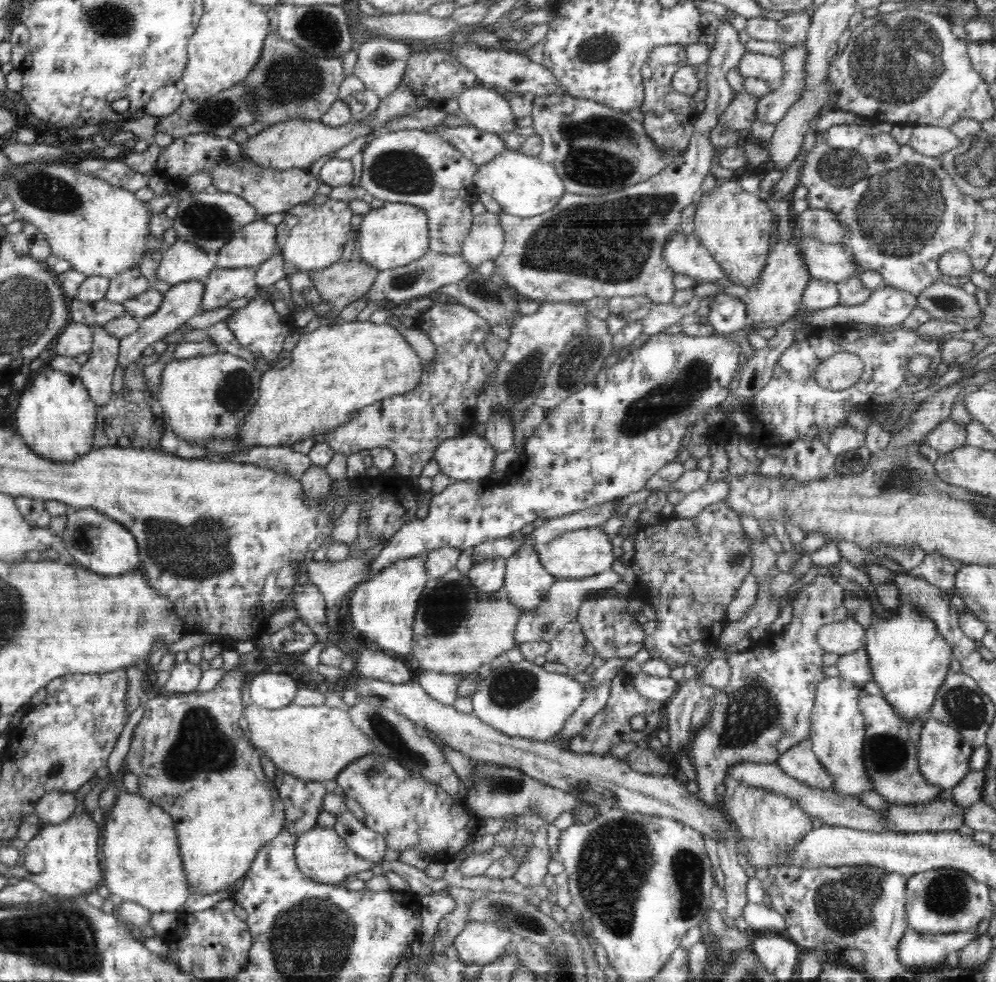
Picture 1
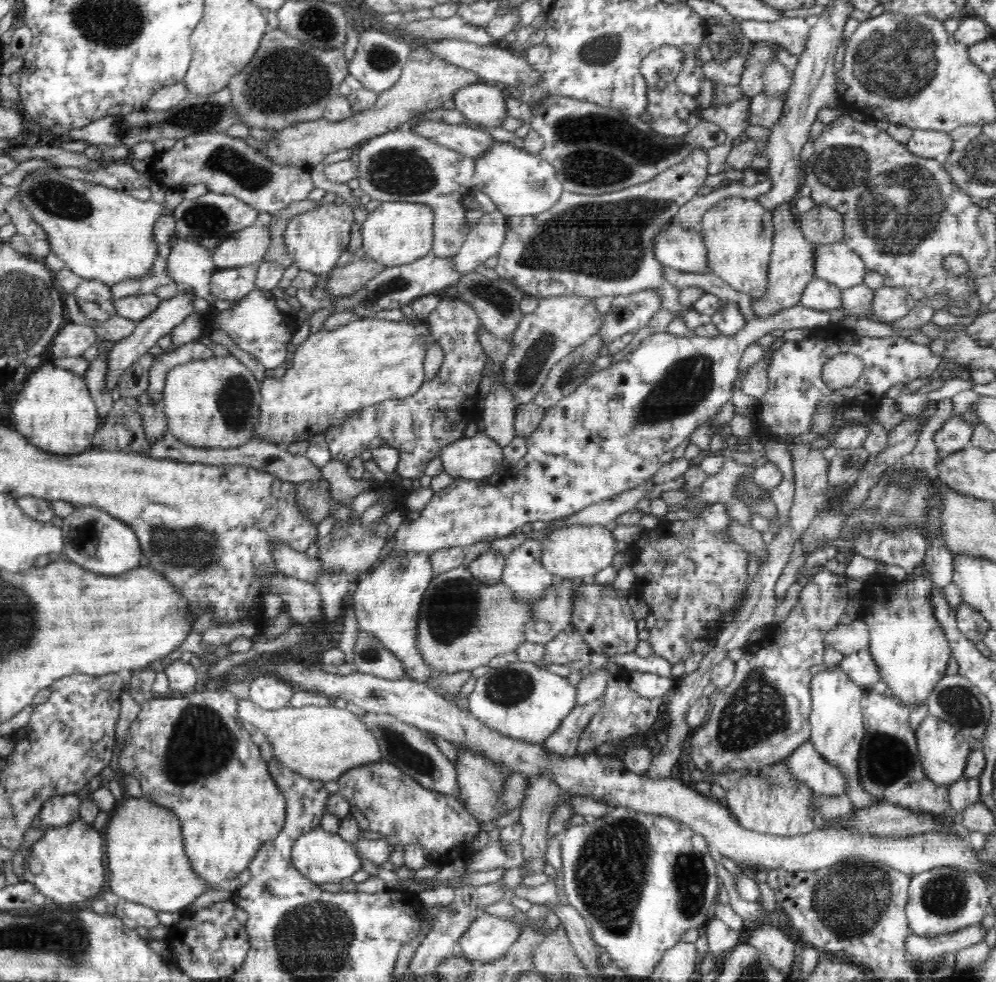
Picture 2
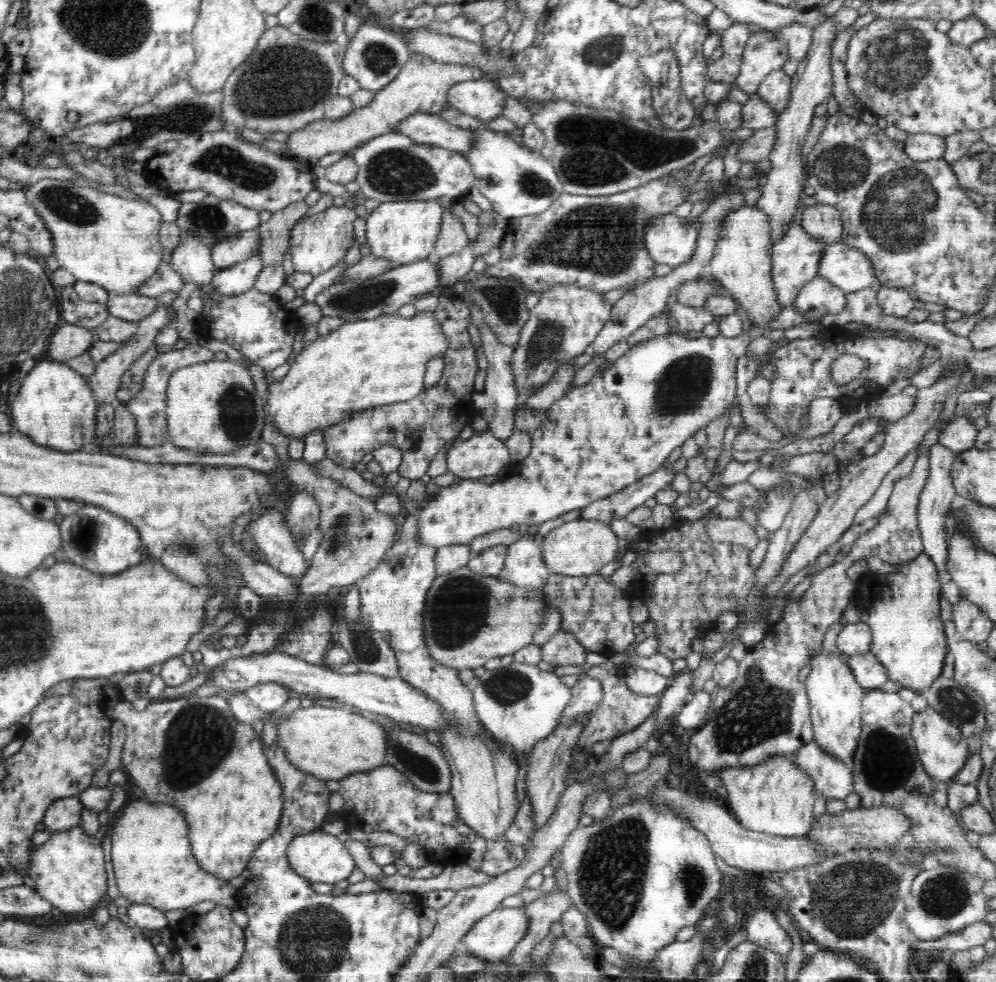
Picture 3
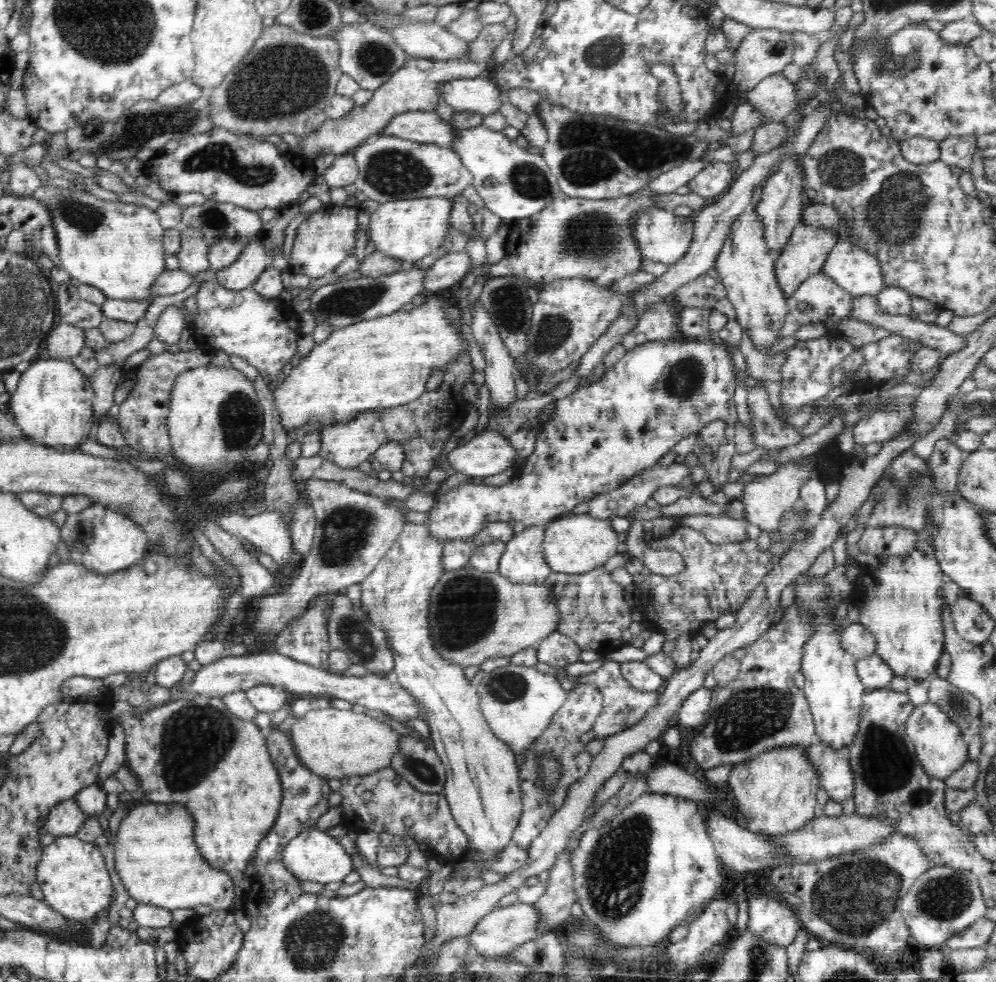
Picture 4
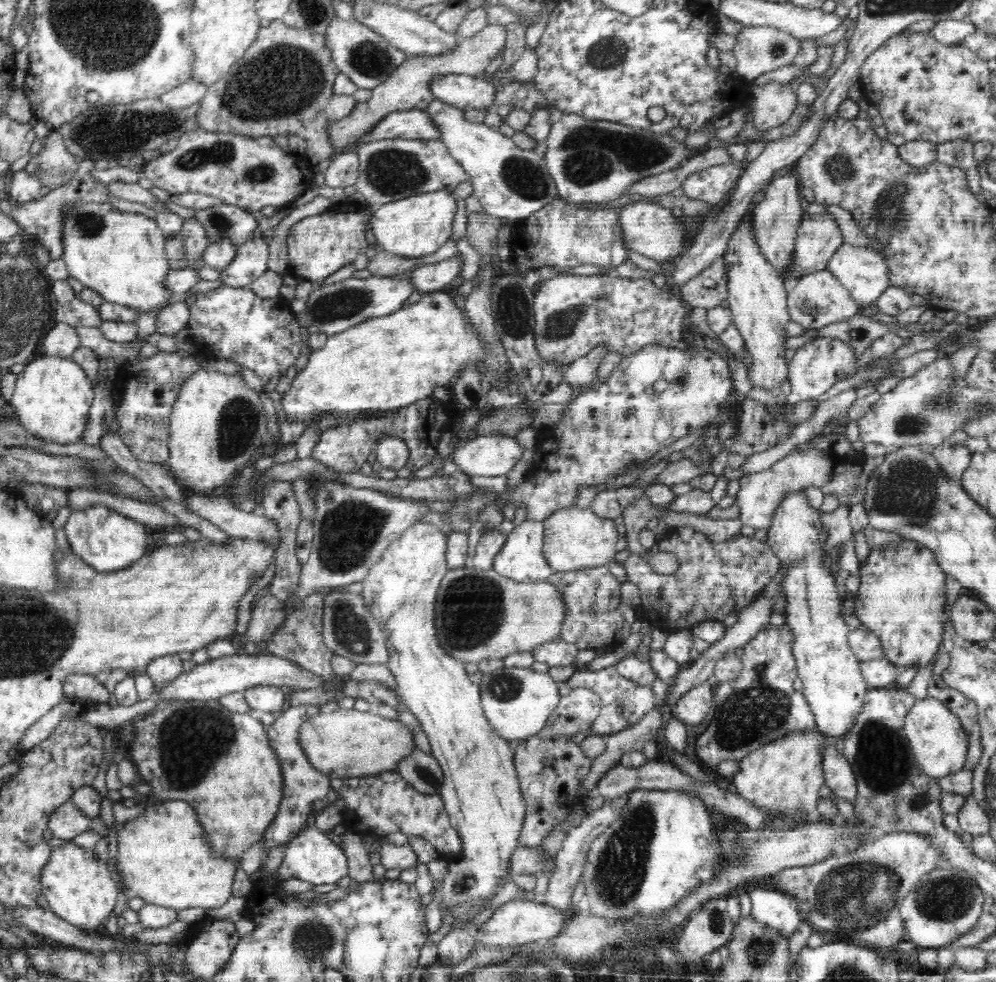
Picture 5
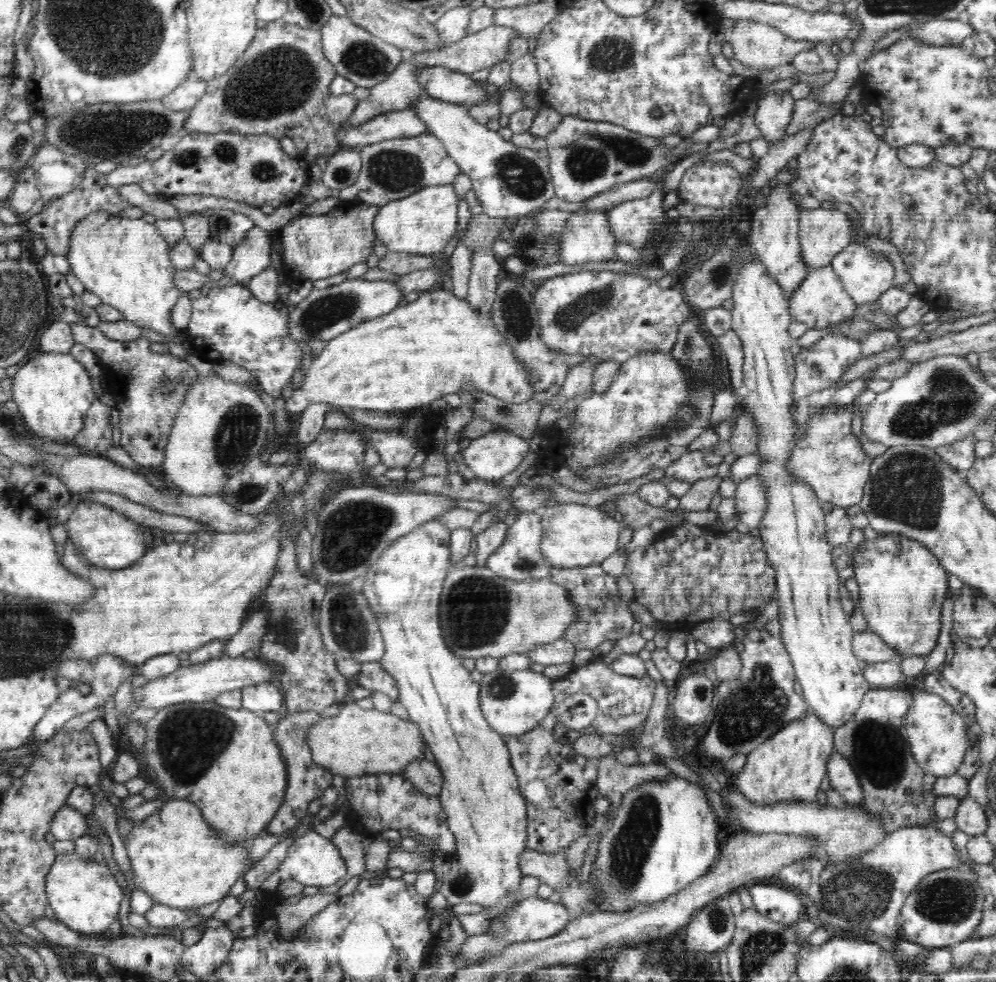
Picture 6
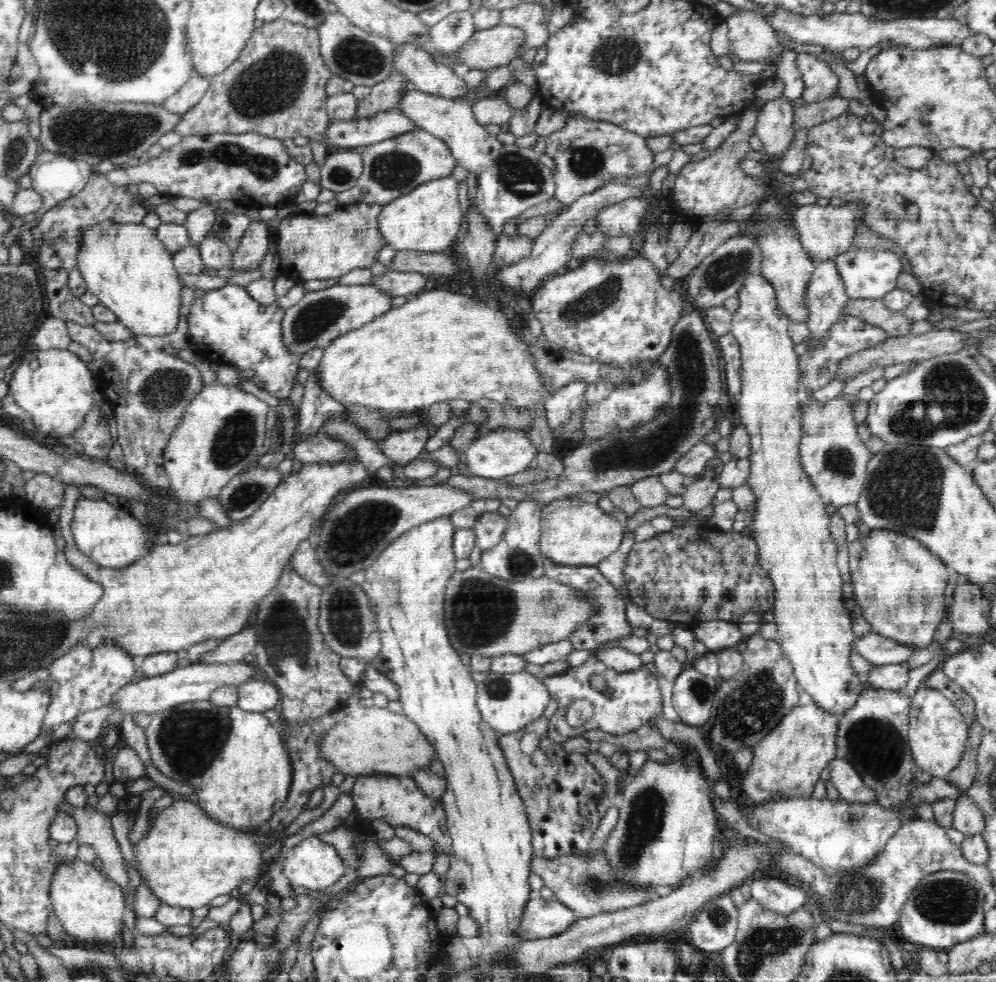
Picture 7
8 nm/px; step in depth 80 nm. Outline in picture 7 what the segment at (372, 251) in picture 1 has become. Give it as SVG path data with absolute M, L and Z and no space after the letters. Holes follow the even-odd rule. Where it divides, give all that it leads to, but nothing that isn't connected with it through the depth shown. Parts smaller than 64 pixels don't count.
M452 175L431 180L383 205L378 216L382 237L397 251L413 250L421 253L451 251L462 224L462 210L458 201L460 182Z

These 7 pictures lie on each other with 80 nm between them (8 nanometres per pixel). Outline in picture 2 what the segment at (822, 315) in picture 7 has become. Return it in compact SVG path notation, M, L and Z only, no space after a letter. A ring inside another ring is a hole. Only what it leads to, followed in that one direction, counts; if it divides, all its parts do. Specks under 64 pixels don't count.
M814 276L803 290L799 305L826 312L836 310L843 306L842 290L838 285Z

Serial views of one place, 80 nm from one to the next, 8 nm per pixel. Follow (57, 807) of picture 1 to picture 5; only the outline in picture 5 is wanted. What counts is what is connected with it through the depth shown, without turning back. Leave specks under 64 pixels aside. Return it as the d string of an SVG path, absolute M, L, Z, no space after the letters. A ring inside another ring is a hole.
M68 801L58 806L51 814L48 830L56 838L72 840L78 834L86 831L94 831L100 837L107 839L109 829L99 817L86 816L72 801Z

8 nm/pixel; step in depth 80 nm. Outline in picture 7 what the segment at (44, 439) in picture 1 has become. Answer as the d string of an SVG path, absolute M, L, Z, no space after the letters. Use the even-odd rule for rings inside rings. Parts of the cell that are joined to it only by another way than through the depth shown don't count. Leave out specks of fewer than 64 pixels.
M35 349L26 354L9 382L9 394L21 409L28 412L34 421L35 430L44 434L64 436L78 430L86 414L97 403L92 398L94 371L86 362L68 349Z

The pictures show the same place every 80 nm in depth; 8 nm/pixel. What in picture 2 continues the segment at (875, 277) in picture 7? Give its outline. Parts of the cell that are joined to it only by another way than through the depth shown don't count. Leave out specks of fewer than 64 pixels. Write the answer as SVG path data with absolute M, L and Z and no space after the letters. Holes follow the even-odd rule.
M843 241L816 245L813 256L814 276L838 285L841 290L864 282L868 271L864 261Z

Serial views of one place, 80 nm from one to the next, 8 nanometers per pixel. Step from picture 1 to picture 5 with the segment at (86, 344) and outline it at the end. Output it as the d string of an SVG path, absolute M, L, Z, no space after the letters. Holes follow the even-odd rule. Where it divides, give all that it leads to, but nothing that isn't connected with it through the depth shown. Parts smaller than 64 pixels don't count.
M57 322L42 340L44 355L60 355L68 358L81 345L80 337L75 327L66 323Z

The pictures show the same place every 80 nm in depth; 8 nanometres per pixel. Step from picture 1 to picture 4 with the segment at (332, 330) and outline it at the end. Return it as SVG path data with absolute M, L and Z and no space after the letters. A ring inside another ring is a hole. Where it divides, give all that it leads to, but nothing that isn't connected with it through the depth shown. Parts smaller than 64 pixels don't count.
M437 294L426 295L423 304L408 312L398 311L344 326L332 331L322 343L314 345L292 368L284 382L274 388L273 396L284 429L292 431L310 422L324 423L325 426L348 423L363 411L408 405L425 394L432 370L440 368L444 372L454 358L468 351L468 344L462 339L460 331L448 321L442 302Z

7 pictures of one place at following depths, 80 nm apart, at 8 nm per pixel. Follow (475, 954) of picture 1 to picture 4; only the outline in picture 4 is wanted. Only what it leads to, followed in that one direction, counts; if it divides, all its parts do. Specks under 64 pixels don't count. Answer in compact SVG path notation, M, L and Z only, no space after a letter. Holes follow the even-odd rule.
M517 901L510 906L504 906L504 908L497 907L484 916L478 922L476 929L469 935L469 941L485 957L502 958L513 948L549 934L551 930L541 930L542 922L542 915L532 904L522 904Z

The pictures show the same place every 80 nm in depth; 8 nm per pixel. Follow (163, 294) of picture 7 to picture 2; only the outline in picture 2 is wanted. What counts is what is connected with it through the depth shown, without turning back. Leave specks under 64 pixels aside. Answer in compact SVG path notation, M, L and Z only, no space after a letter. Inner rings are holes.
M57 167L28 172L18 186L18 196L34 220L46 231L51 252L63 260L63 264L76 276L86 280L101 280L112 286L128 278L146 276L155 265L158 243L154 240L154 226L163 215L160 203L152 199L141 201L126 191L104 187L102 184L66 178L59 174Z

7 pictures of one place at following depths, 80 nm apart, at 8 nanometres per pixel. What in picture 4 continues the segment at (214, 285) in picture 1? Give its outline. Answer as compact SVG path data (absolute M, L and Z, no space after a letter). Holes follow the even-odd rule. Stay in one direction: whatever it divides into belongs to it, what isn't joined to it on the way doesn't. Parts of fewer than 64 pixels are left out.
M254 238L232 264L215 271L214 281L228 290L242 290L252 287L252 283L268 266L271 266L271 258L266 253L266 247L261 240Z

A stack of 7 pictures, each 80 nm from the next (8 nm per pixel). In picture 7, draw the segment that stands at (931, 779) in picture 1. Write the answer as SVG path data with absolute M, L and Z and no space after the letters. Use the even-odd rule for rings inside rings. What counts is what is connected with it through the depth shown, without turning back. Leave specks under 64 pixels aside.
M921 685L911 699L908 738L915 763L933 777L952 772L967 749L968 725L962 713L939 690Z

